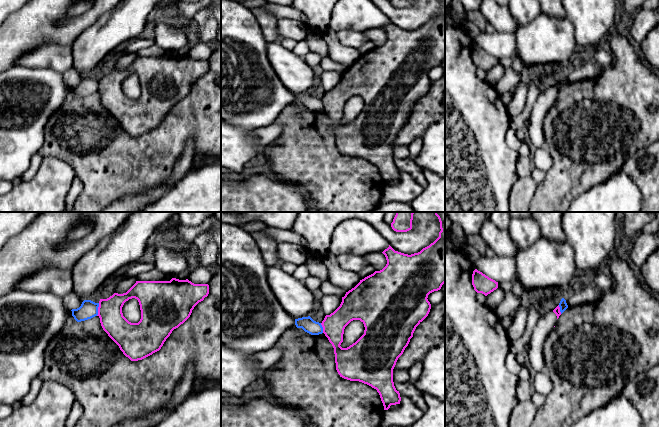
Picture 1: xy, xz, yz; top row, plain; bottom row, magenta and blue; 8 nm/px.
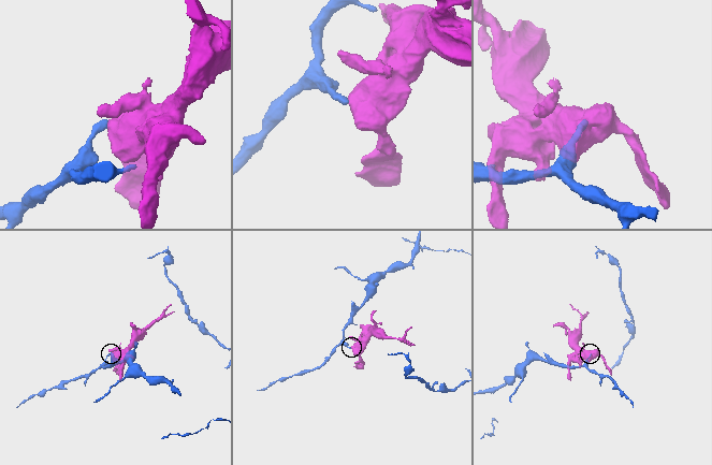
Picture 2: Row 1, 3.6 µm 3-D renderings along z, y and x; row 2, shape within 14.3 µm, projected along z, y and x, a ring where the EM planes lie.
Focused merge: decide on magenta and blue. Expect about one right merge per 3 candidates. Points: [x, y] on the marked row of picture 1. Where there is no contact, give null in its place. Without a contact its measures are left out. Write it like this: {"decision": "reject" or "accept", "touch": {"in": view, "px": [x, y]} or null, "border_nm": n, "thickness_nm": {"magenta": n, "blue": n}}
{"decision": "reject", "touch": {"in": "xy", "px": [98, 309]}, "border_nm": 110, "thickness_nm": {"magenta": 200, "blue": 140}}

